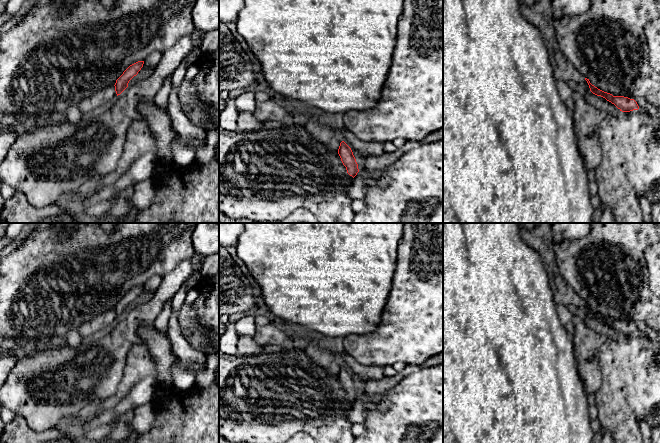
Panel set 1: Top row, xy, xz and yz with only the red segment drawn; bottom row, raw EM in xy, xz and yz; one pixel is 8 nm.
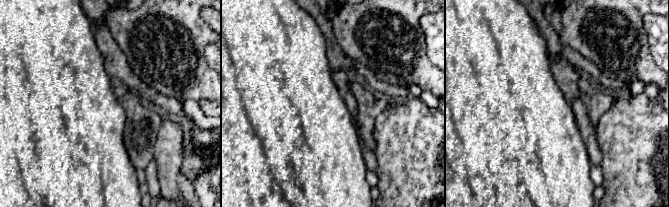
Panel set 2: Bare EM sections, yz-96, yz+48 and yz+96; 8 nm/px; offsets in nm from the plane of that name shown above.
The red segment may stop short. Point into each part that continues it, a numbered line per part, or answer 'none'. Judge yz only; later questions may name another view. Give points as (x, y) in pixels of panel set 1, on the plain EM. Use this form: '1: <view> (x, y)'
none

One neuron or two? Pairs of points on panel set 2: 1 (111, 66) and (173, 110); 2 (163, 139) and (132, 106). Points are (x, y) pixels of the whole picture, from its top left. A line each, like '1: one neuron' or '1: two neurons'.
1: one neuron
2: two neurons

